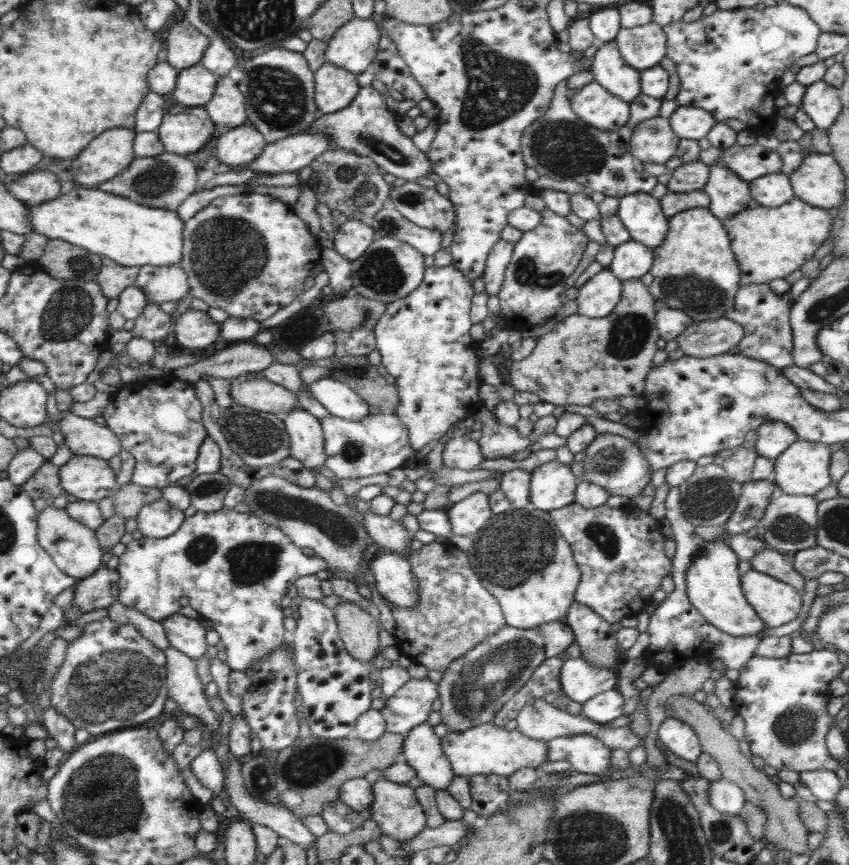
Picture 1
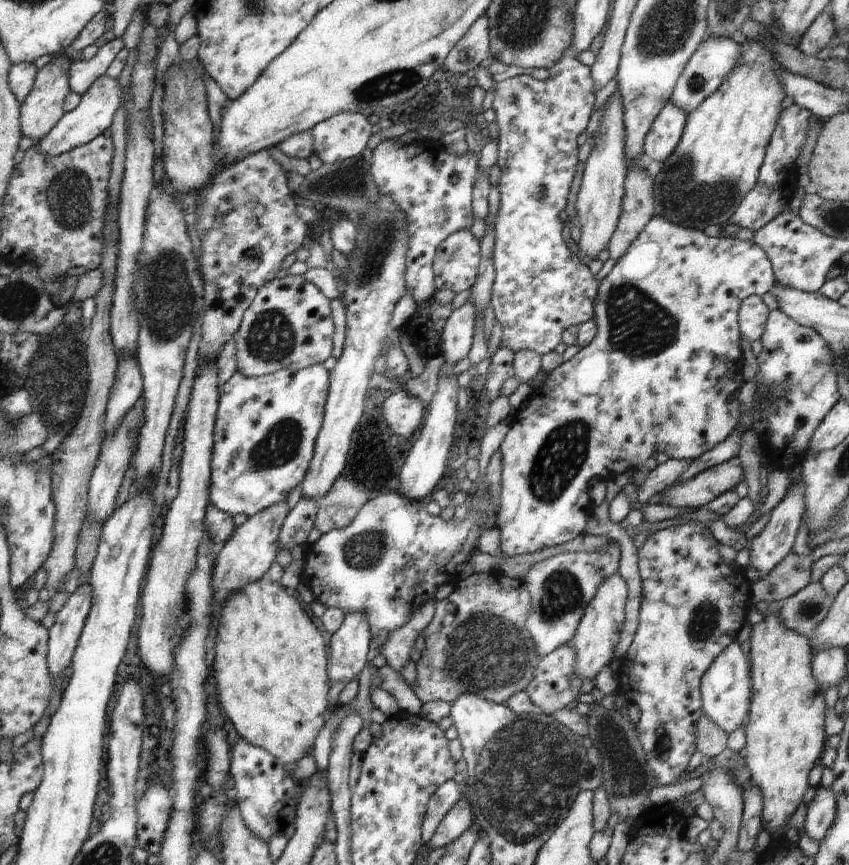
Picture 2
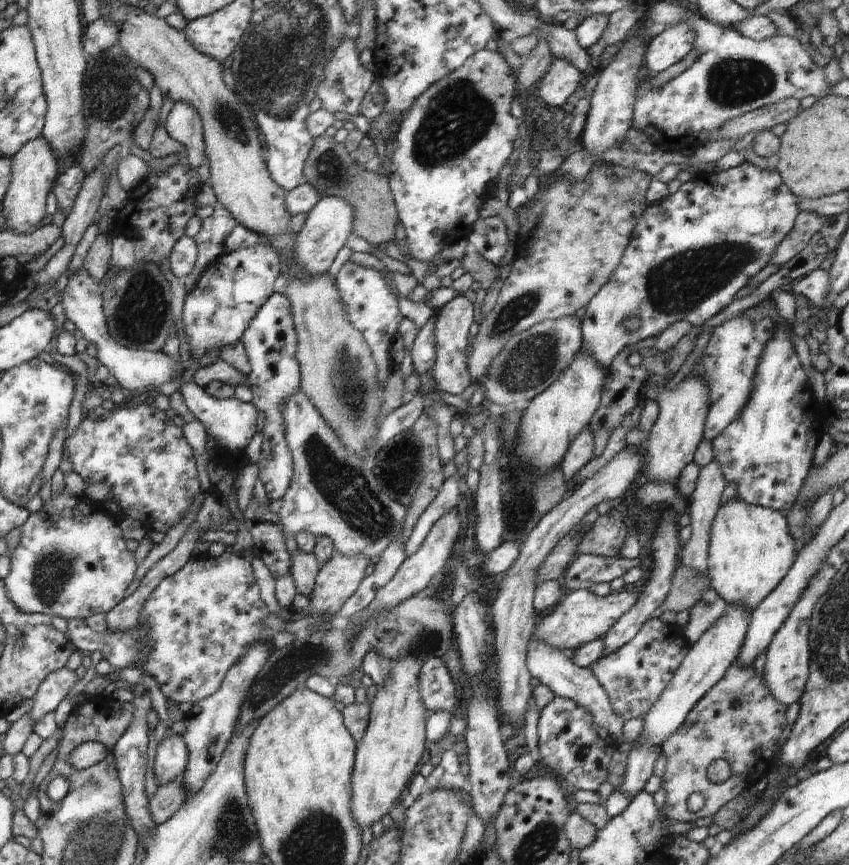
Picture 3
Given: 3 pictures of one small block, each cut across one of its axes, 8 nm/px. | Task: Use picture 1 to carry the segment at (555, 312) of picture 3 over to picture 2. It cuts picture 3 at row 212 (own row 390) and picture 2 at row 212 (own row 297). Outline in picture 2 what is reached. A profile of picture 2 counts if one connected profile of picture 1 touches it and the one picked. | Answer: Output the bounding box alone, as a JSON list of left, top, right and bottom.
[608,166,654,260]

